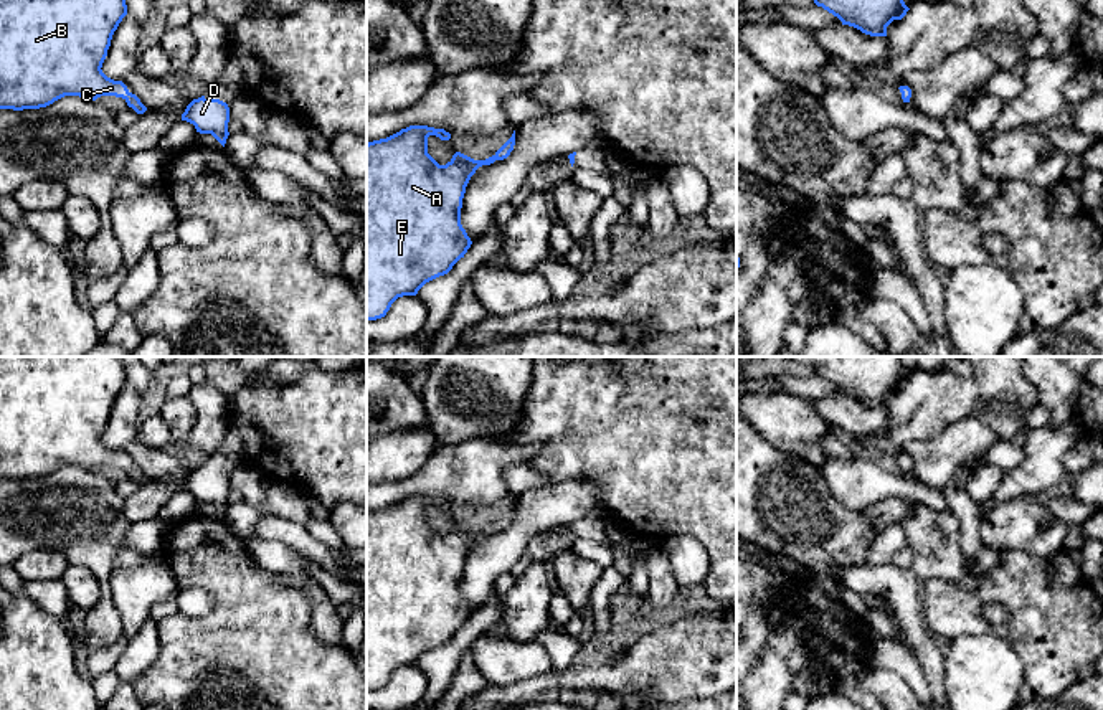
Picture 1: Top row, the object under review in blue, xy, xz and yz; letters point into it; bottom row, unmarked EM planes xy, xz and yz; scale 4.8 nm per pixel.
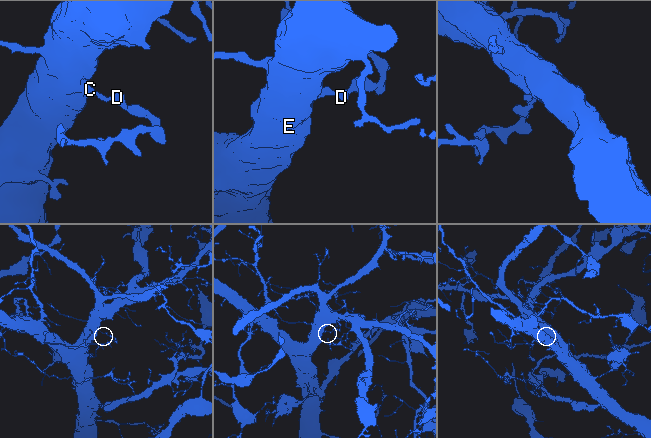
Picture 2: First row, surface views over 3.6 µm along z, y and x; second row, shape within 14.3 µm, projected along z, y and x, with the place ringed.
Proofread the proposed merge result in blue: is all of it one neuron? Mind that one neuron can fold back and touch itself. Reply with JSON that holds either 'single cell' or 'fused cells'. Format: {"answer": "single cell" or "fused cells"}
{"answer": "single cell"}

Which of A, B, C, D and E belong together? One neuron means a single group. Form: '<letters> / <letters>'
A B C D E

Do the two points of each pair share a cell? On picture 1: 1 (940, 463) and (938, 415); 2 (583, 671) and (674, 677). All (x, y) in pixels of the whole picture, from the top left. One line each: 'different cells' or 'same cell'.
1: different cells
2: same cell

